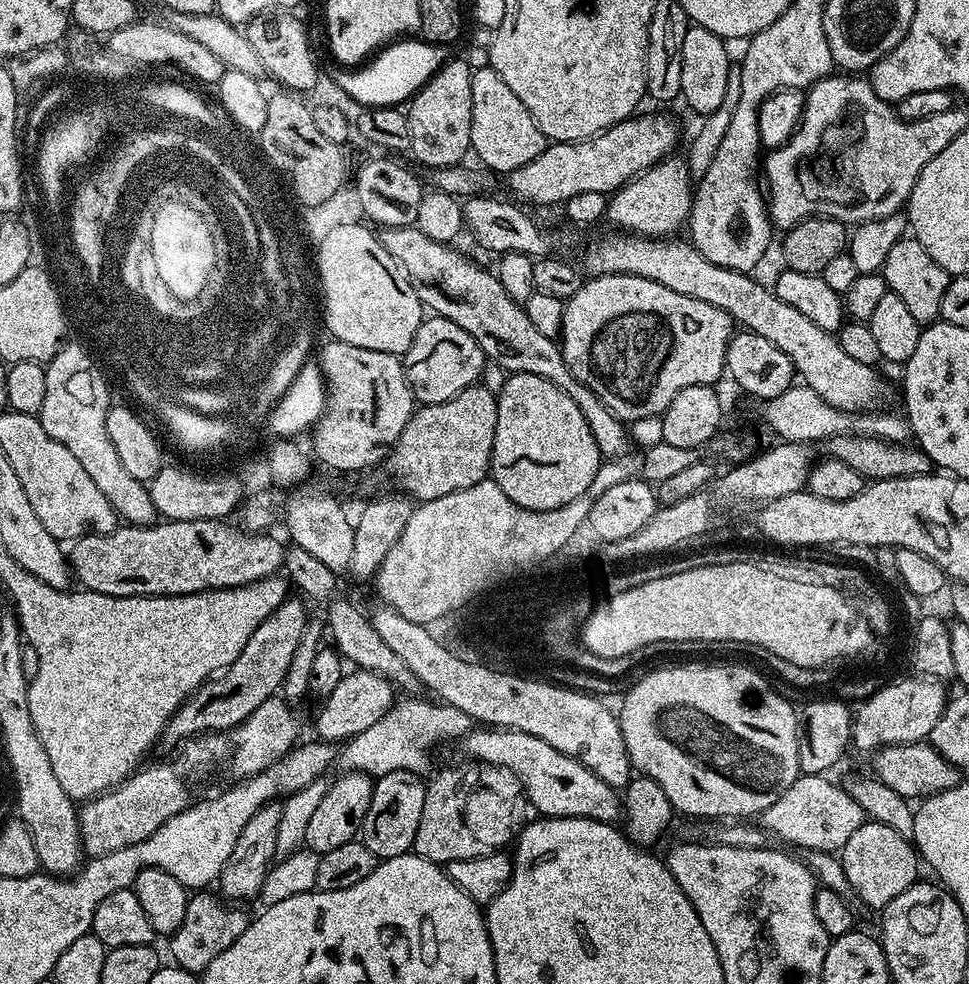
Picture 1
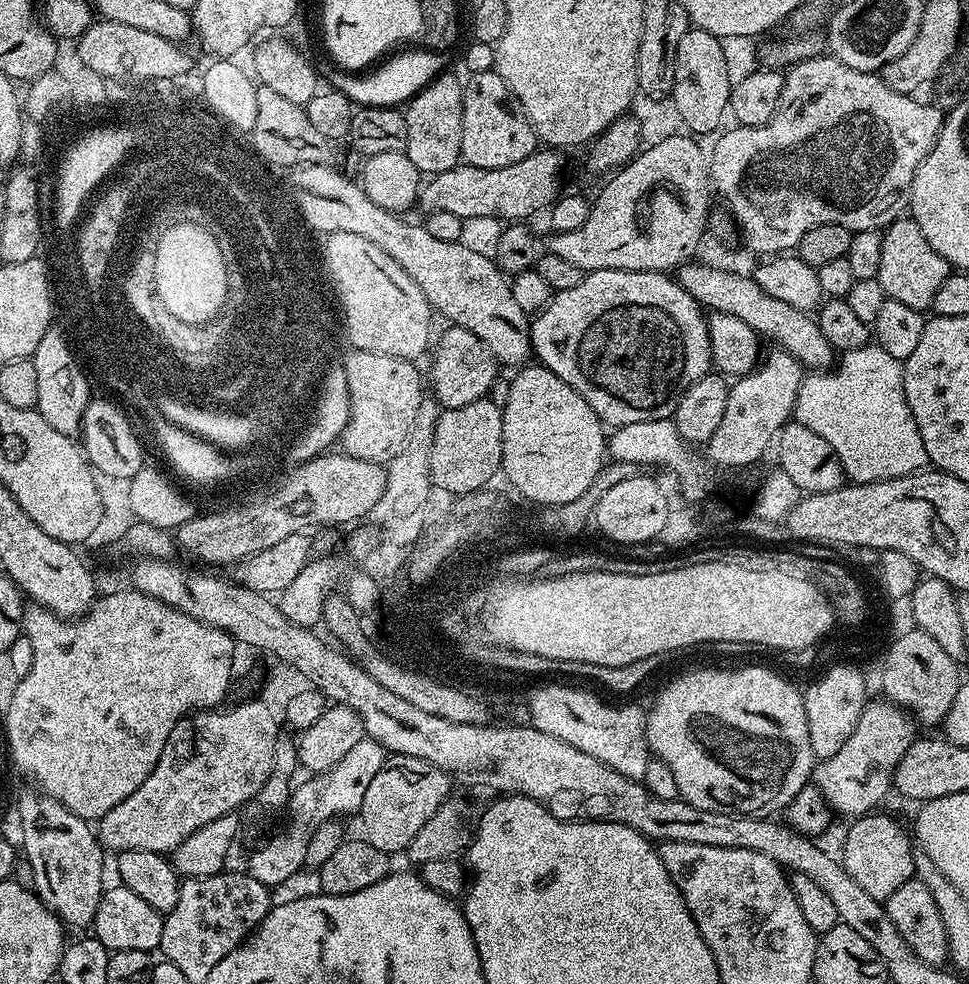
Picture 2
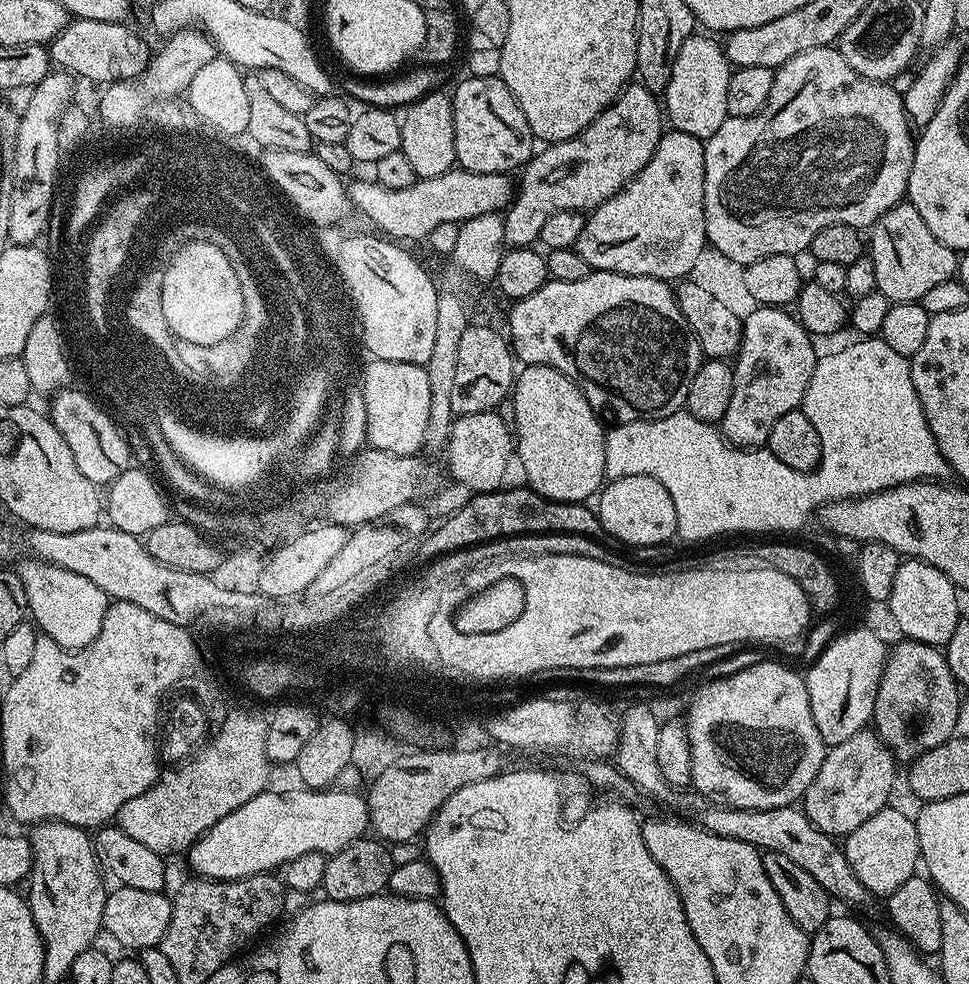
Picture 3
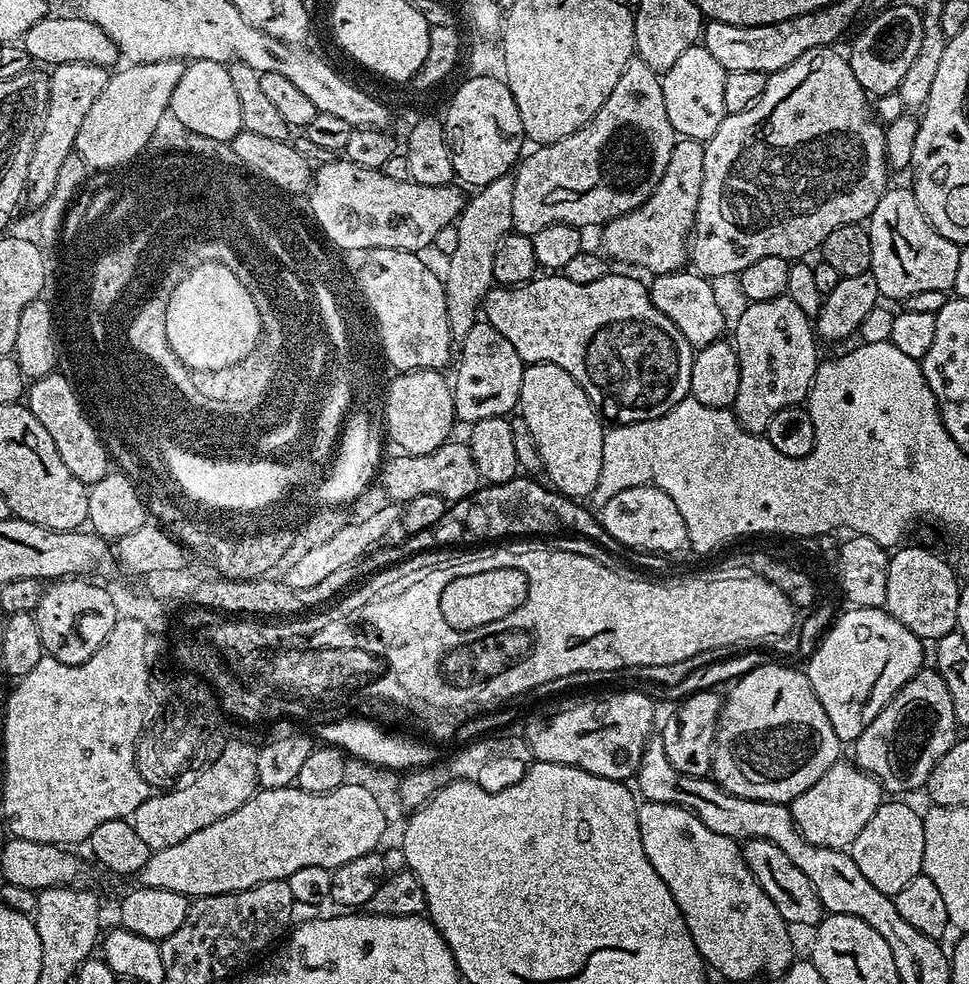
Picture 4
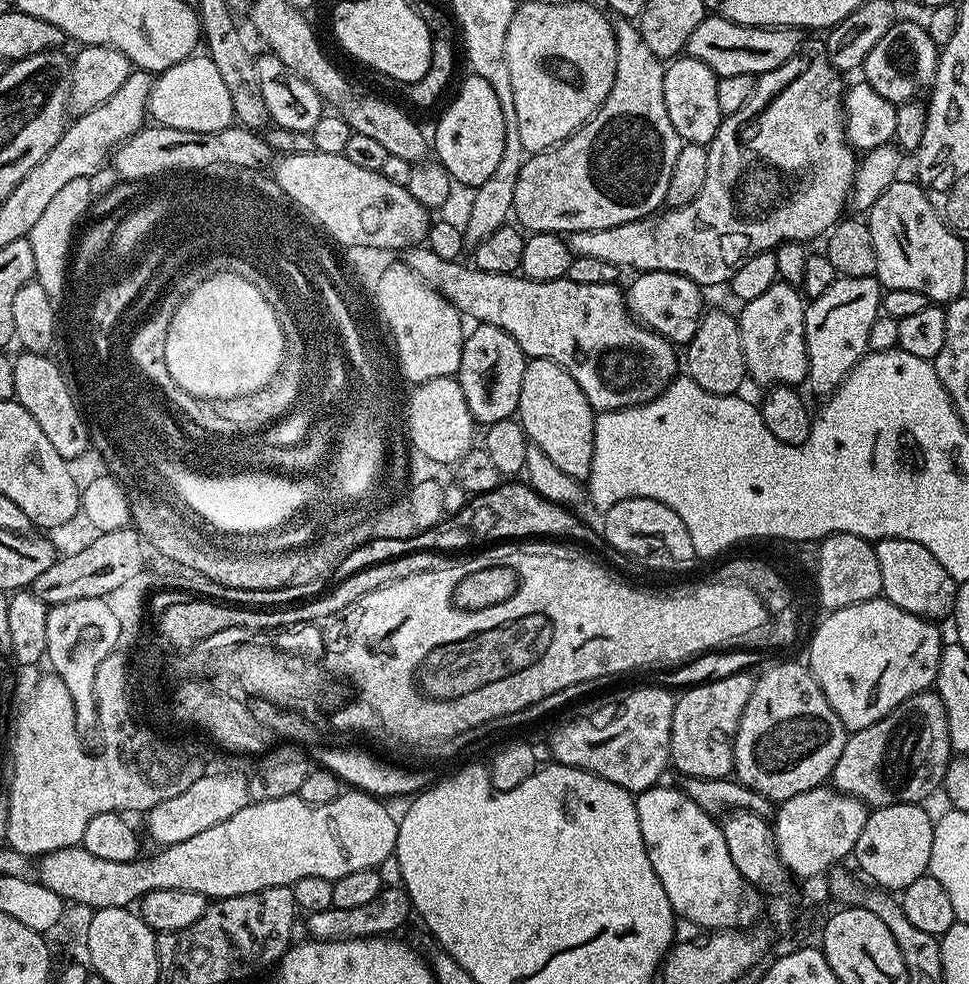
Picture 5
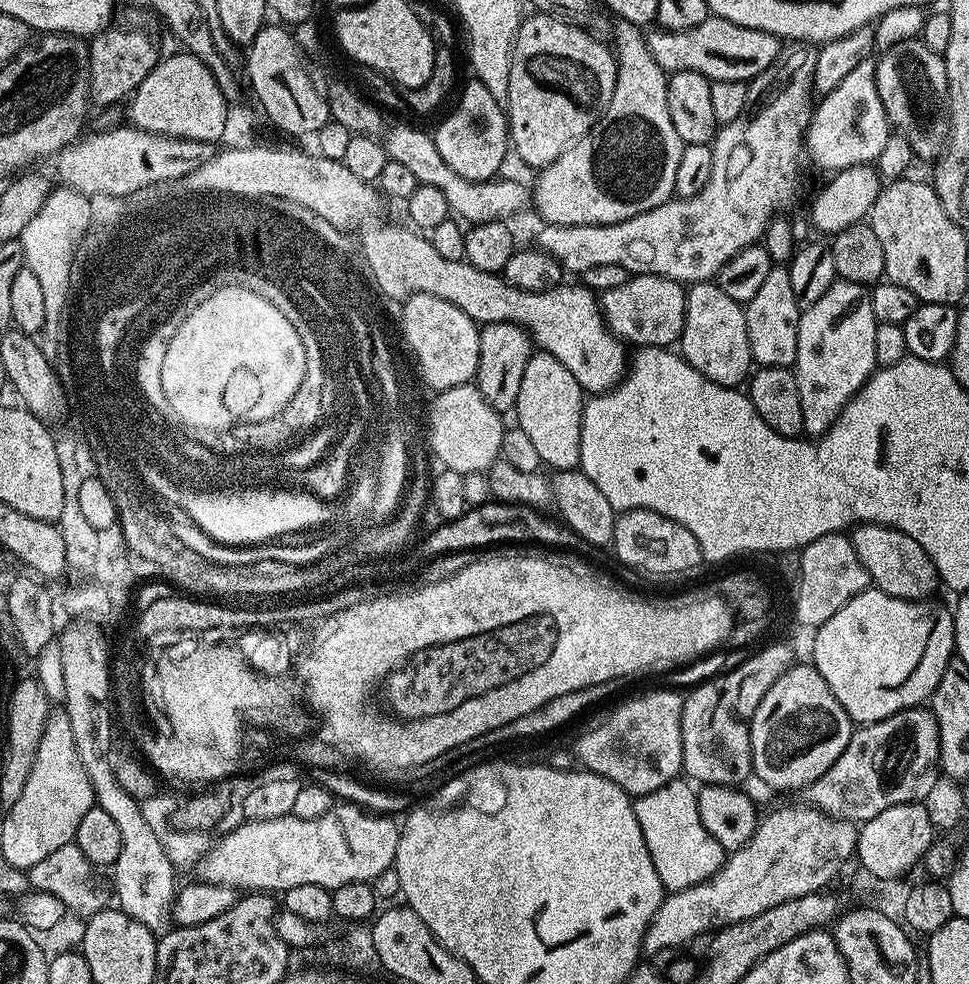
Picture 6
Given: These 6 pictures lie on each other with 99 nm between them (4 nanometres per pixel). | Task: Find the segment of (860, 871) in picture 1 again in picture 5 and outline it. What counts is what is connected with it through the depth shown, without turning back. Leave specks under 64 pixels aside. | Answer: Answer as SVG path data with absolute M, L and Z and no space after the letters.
M921 803L891 804L869 811L866 826L858 834L854 861L873 880L875 887L892 894L903 893L910 882L918 882L928 872L930 846L934 842L933 822Z

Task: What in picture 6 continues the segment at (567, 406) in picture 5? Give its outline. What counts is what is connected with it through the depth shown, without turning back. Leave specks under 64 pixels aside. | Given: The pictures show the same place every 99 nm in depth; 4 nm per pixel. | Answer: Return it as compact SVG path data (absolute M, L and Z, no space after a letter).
M533 351L526 370L522 373L522 386L518 386L518 398L514 415L515 423L530 437L530 442L540 455L541 465L552 470L579 469L580 435L586 393L580 383L548 352Z

